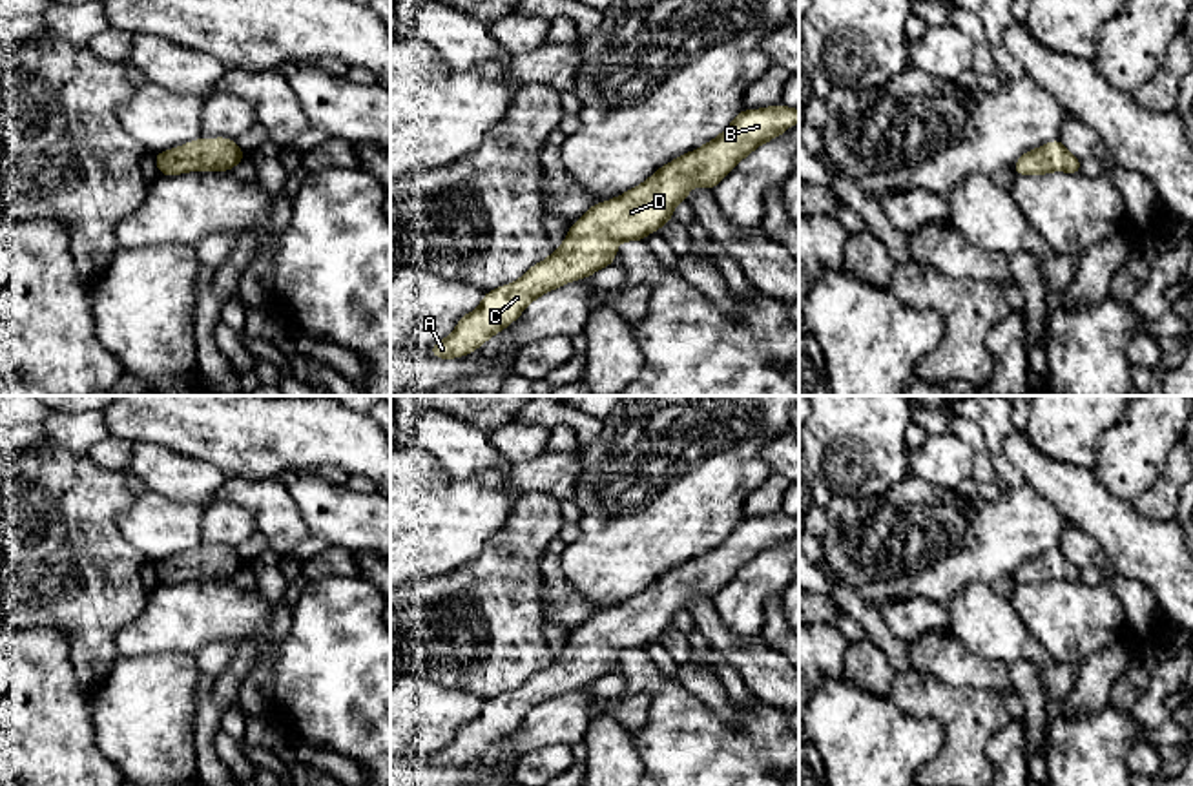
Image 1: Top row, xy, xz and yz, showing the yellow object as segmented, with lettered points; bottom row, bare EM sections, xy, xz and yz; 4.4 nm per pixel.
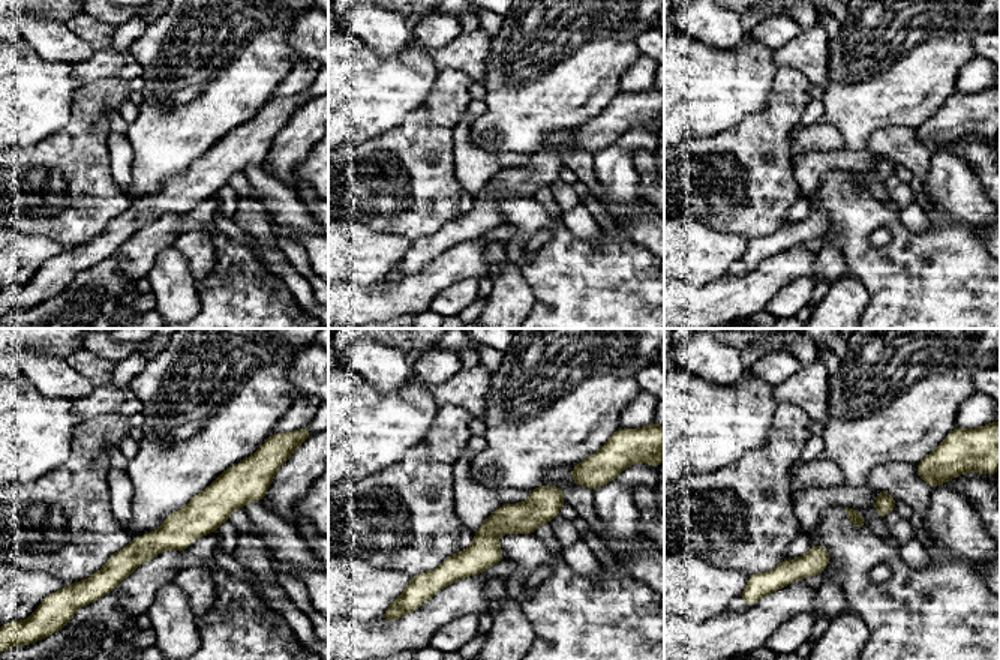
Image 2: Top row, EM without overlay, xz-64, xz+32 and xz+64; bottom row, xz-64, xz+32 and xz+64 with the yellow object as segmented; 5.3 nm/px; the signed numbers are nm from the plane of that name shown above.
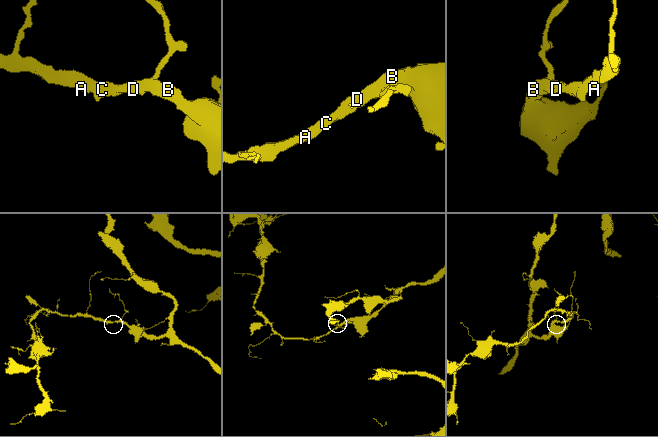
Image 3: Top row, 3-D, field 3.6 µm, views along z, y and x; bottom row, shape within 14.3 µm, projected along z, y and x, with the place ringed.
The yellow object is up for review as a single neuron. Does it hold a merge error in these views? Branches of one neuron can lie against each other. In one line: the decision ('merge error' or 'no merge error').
no merge error

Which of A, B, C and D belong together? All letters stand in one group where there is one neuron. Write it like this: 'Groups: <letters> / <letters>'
Groups: A B C D

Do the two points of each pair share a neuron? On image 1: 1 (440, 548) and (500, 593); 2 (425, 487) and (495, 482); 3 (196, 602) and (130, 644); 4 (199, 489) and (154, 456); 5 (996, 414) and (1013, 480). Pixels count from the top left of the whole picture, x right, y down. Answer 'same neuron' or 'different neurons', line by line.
1: different neurons
2: same neuron
3: same neuron
4: same neuron
5: same neuron

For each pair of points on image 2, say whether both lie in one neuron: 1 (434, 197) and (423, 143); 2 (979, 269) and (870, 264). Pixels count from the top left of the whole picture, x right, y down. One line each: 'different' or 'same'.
1: same
2: same

